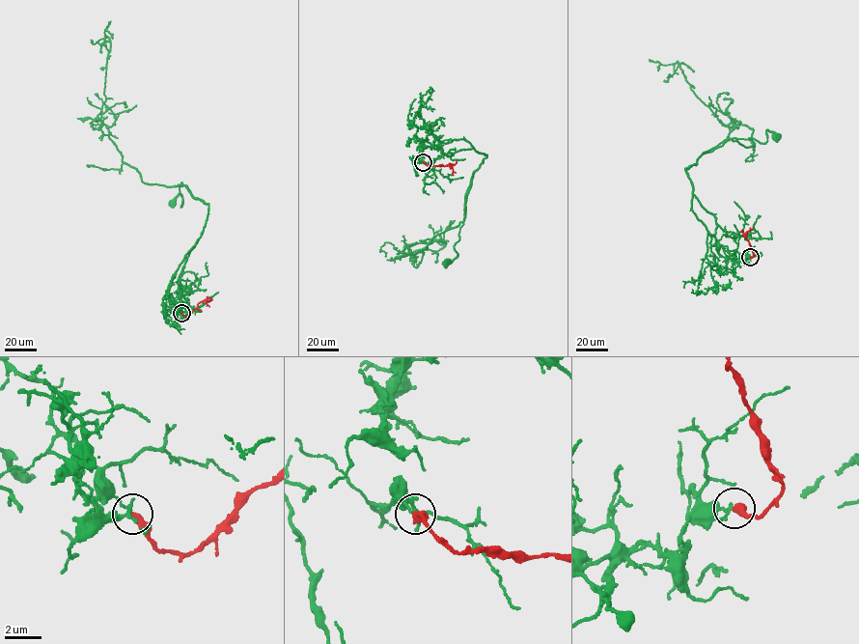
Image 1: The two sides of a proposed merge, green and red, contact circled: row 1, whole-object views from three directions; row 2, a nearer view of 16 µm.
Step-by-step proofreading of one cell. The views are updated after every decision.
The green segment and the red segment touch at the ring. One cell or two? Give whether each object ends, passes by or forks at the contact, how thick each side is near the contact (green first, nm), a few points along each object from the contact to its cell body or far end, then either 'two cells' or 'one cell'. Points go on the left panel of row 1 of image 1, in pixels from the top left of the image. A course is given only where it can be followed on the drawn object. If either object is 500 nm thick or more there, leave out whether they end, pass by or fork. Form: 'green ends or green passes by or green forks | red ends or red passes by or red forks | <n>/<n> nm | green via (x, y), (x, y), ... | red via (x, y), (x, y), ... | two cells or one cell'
green passes by | red ends | 140/460 nm | green via (181, 312), (167, 297), (167, 286), (201, 236), (208, 205), (181, 182), (181, 206), (180, 194), (172, 202) | red via (181, 312), (187, 316), (198, 303), (209, 300) | two cells

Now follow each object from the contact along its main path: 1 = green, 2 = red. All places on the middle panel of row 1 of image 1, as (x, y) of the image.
1: (424, 162), (415, 158), (422, 148), (457, 139), (486, 155), (466, 199), (458, 255), (446, 263)
2: (424, 162), (428, 165), (449, 165), (453, 175)

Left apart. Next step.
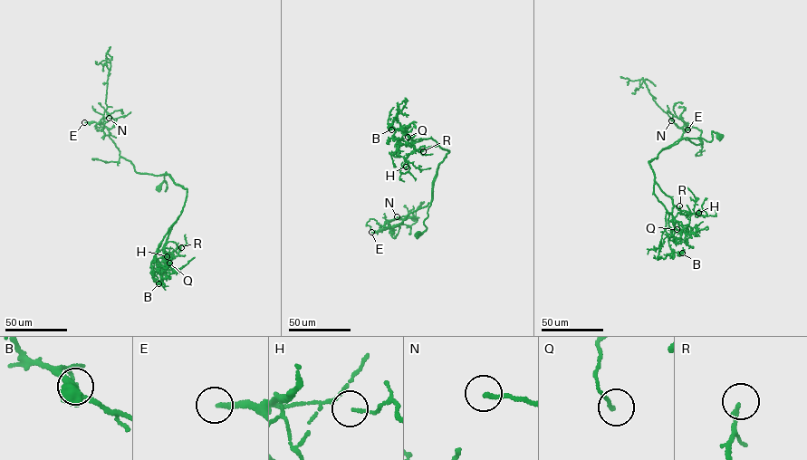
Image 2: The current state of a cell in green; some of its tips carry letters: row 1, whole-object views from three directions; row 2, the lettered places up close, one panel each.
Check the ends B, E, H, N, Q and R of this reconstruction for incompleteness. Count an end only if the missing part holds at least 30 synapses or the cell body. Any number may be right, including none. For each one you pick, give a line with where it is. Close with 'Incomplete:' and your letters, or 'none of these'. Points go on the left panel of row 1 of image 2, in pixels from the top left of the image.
E: place (84, 122)
Incomplete: E

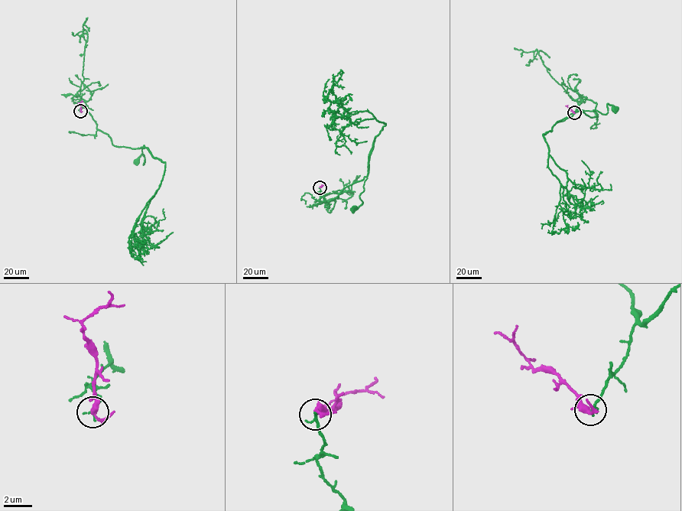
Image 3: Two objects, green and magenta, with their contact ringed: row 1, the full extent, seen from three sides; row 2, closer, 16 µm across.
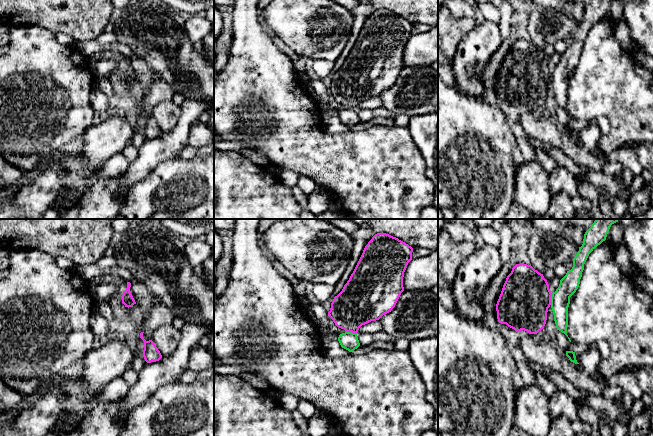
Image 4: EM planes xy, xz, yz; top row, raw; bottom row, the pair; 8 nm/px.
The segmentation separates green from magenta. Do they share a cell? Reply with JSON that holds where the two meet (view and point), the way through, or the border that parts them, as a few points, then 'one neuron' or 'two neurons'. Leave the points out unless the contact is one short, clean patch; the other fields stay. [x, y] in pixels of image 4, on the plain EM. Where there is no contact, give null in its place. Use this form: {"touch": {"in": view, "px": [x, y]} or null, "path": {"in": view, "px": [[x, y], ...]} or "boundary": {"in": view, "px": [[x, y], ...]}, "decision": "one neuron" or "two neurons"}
{"touch": {"in": "yz", "px": [551, 75]}, "boundary": {"in": "yz", "px": [[552, 69], [550, 80]]}, "decision": "two neurons"}

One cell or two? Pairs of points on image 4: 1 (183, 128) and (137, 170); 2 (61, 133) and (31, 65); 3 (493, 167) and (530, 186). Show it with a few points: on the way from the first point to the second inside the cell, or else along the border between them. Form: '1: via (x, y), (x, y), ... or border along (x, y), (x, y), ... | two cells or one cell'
1: via (172, 139), (148, 159) | one cell
2: via (44, 116), (38, 110), (38, 82) | one cell
3: border along (525, 161), (516, 171), (514, 199) | two cells

